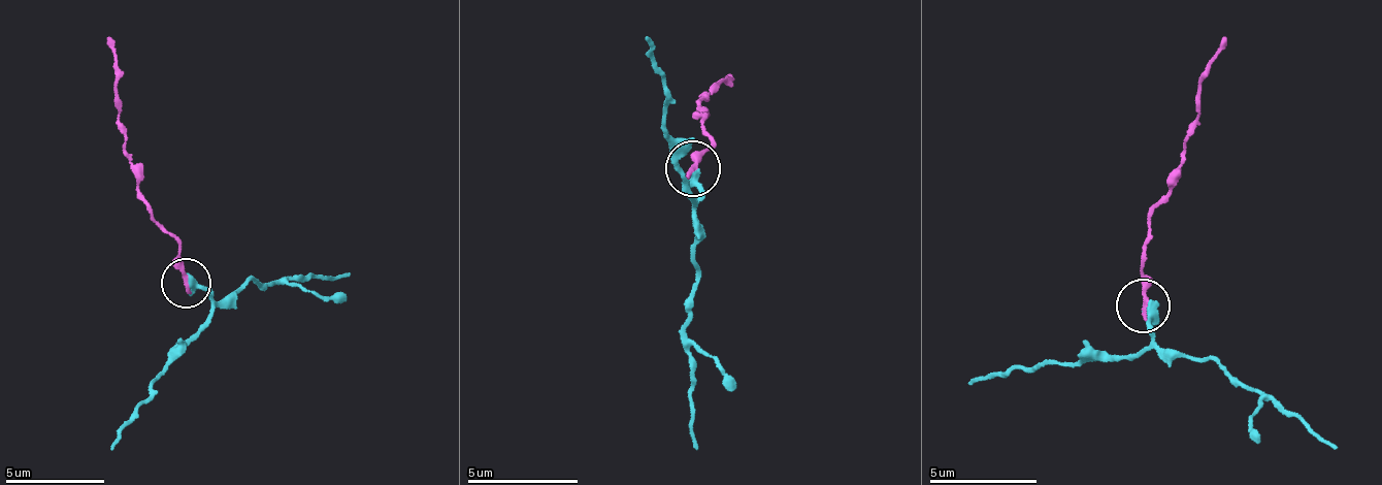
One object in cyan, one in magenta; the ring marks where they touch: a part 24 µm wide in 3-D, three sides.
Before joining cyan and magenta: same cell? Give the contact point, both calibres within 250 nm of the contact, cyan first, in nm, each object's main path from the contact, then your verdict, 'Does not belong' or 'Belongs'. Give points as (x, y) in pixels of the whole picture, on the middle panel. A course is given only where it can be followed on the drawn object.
Place: (693, 168). Thickness 480 nm (cyan) against 240 nm. Course of cyan: (694, 169), (699, 280), (685, 335), (696, 450). Course of magenta: (694, 169), (713, 148), (699, 101), (731, 77), (727, 78). Does not belong

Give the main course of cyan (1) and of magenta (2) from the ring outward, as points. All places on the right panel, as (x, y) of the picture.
1: (1144, 305), (1159, 349), (1219, 359), (1260, 394), (1339, 446)
2: (1144, 305), (1142, 263), (1155, 201), (1185, 149), (1204, 67), (1228, 38)

